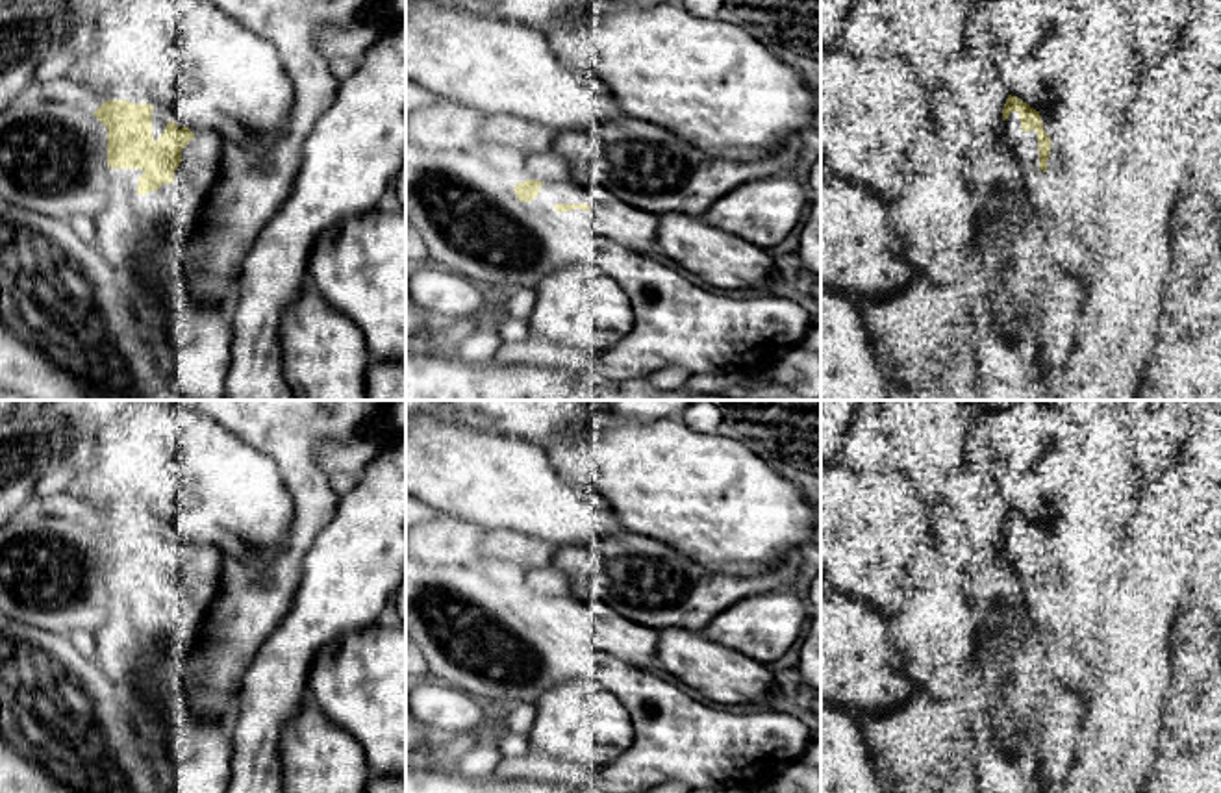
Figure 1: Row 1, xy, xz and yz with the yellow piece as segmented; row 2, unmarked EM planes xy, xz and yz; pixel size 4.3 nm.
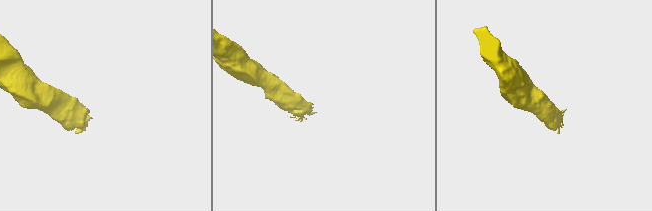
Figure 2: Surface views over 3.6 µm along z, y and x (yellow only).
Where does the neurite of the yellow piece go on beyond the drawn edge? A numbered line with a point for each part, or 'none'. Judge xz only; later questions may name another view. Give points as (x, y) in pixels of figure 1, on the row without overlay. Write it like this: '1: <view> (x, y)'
1: xz (601, 610)

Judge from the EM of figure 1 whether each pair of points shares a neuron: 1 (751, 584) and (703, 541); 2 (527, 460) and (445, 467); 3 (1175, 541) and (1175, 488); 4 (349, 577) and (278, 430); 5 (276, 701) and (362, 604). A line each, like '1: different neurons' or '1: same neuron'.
1: different neurons
2: same neuron
3: same neuron
4: different neurons
5: same neuron

